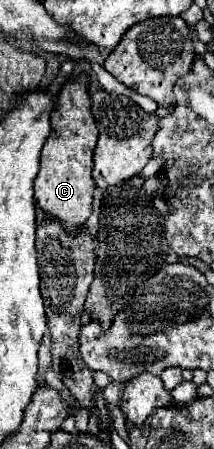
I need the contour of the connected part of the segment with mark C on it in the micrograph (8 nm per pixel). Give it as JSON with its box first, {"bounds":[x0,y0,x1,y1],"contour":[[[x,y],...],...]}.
{"bounds":[35,77,97,233],"contour":[[[81,77],[81,81],[73,81],[67,83],[59,97],[57,97],[57,105],[55,111],[51,113],[51,135],[43,145],[41,151],[41,171],[35,179],[35,203],[37,207],[45,213],[45,219],[57,219],[57,223],[65,229],[65,233],[79,233],[81,225],[89,219],[91,215],[91,199],[93,199],[93,191],[95,191],[95,181],[91,177],[91,169],[93,169],[93,147],[97,143],[97,127],[91,115],[91,101],[89,101],[89,89],[83,83],[85,77]]]}

